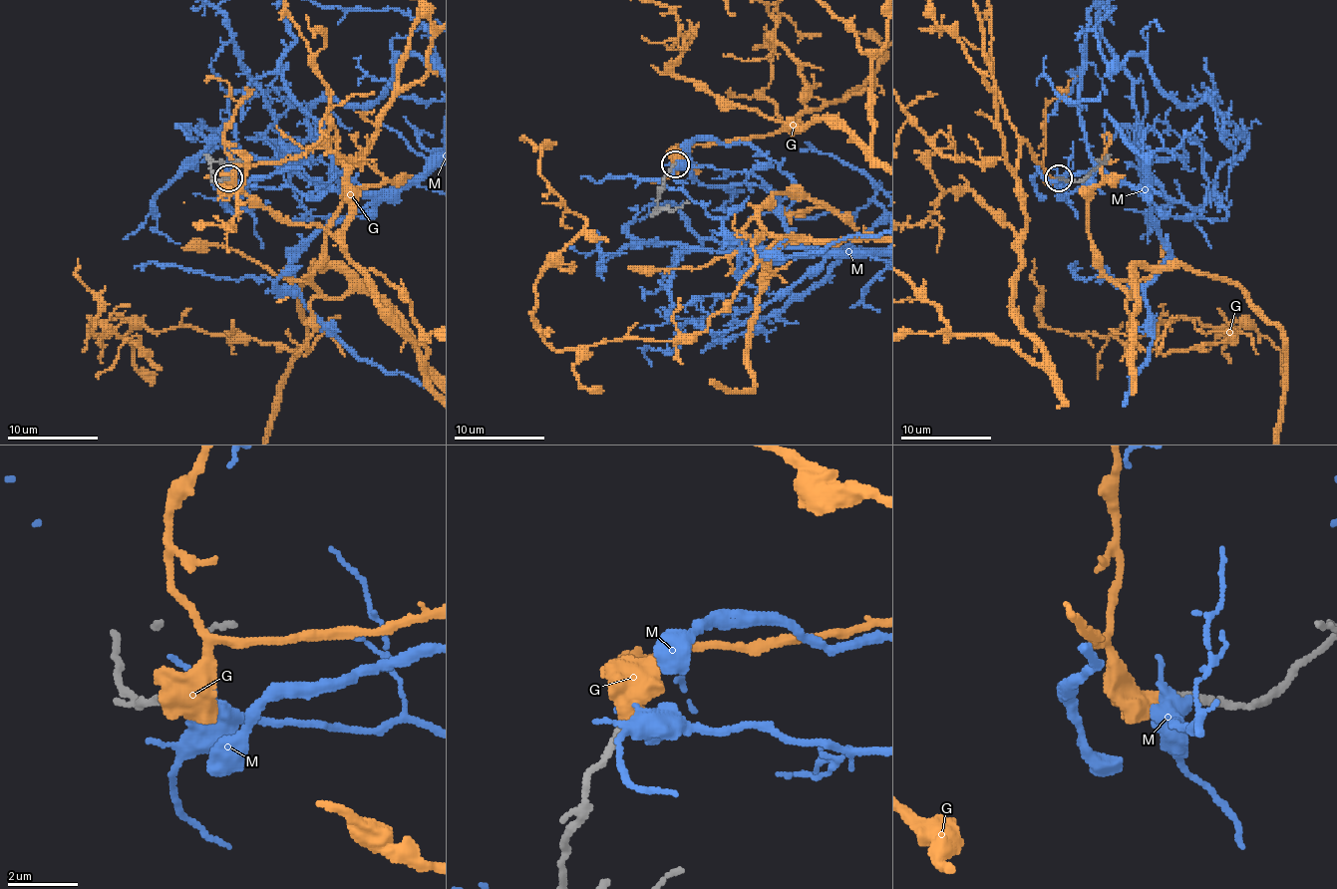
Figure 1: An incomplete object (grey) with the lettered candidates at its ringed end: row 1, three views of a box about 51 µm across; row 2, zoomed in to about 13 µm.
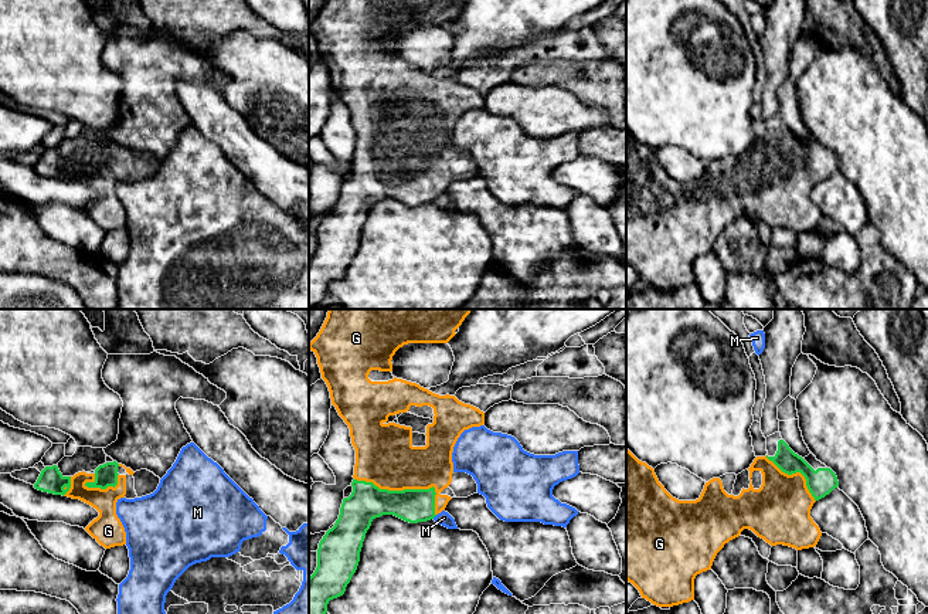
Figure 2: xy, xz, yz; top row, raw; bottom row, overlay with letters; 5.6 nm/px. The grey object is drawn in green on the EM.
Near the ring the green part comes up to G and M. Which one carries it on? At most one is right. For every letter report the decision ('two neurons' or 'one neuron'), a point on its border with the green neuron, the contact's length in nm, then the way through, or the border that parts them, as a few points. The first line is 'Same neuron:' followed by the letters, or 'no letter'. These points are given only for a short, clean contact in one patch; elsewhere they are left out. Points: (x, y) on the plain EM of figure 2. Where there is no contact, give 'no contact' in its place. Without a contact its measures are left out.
Same neuron: G
G: one neuron; meets green in xz at (408, 172); contact 500 nm long
M: two neurons; meets green in xz at (434, 199); contact 40 nm long; border along xz (437, 197), (432, 200)

